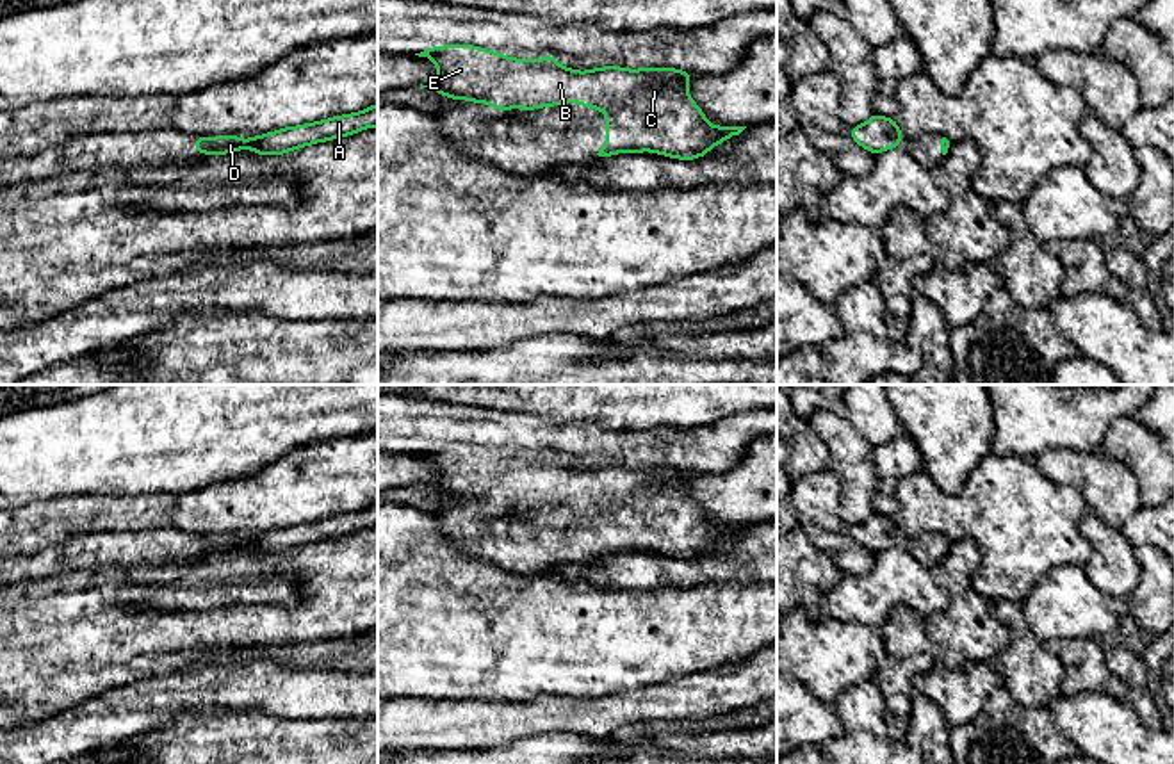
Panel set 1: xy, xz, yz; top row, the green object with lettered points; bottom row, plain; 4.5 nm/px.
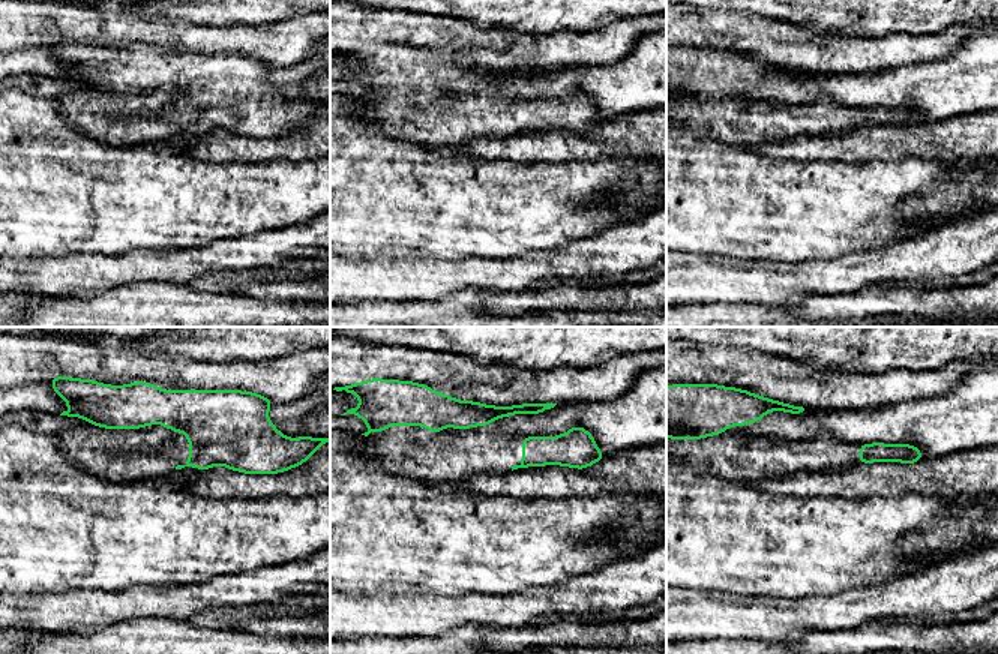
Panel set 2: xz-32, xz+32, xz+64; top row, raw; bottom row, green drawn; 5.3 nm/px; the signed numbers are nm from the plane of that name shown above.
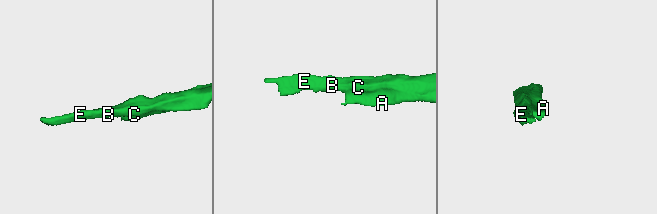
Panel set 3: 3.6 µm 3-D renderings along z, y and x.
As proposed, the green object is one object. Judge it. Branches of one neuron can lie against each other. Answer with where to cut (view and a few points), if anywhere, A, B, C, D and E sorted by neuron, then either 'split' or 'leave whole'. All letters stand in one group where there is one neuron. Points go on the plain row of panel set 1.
no cut | A B C D E | leave whole

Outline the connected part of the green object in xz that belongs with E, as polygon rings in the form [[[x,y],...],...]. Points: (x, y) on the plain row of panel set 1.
[[[470,443],[429,445],[415,454],[429,456],[438,468],[438,479],[420,488],[451,499],[490,502],[495,509],[575,499],[579,506],[604,509],[606,547],[593,549],[593,557],[652,550],[695,559],[746,527],[709,524],[688,492],[693,472],[675,467],[575,470],[559,465],[554,452],[542,459],[513,458]]]

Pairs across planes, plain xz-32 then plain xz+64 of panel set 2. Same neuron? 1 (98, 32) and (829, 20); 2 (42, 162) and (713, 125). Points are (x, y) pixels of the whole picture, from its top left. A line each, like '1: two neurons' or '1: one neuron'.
1: two neurons
2: two neurons

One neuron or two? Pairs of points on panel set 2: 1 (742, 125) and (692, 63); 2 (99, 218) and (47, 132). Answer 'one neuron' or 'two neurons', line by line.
1: one neuron
2: one neuron

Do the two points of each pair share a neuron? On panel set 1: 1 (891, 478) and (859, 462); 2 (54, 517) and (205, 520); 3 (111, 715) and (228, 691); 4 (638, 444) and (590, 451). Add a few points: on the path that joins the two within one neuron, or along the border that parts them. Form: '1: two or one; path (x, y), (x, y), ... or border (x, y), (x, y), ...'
1: two; border (872, 447), (872, 462), (877, 471)
2: one; path (91, 513), (168, 513)
3: one; path (139, 707), (179, 691), (200, 691)
4: one; path (626, 447), (603, 447)

